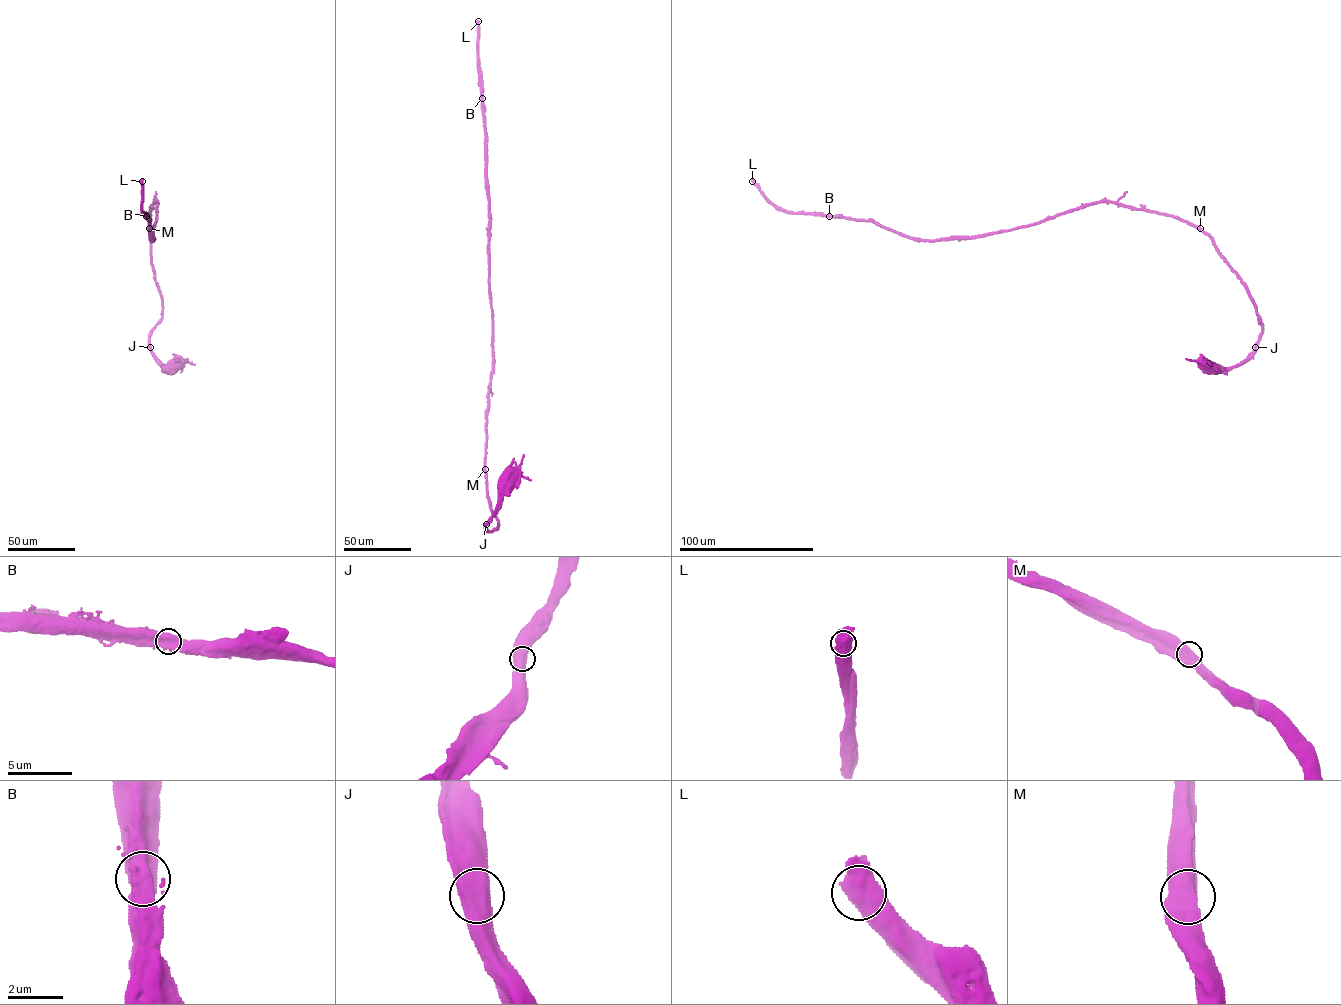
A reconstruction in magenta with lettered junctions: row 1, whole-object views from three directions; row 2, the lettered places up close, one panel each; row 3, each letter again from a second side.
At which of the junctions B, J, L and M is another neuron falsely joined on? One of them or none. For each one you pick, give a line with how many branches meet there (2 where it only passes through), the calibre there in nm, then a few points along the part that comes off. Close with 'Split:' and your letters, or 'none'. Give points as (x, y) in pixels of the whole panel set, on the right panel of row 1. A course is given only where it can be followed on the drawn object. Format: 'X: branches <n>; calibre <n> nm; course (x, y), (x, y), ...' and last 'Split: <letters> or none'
Split: none

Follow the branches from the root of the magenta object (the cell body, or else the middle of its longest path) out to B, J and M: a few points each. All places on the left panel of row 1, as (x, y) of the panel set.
B: (173, 364), (163, 368), (150, 349), (150, 335), (162, 313), (149, 229), (156, 201), (152, 240), (146, 216)
J: (173, 364), (163, 368), (150, 347)
M: (173, 364), (163, 368), (150, 349), (150, 335), (161, 317), (162, 297), (153, 269), (149, 228)

